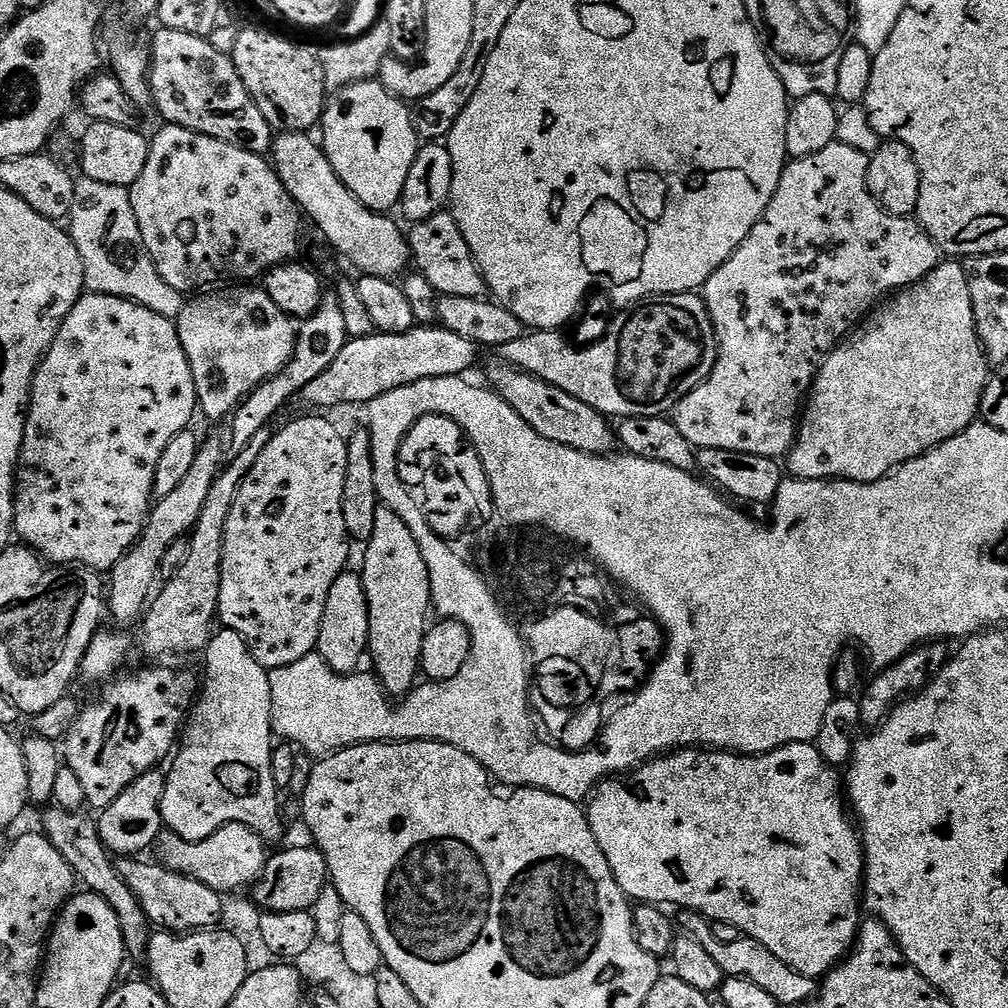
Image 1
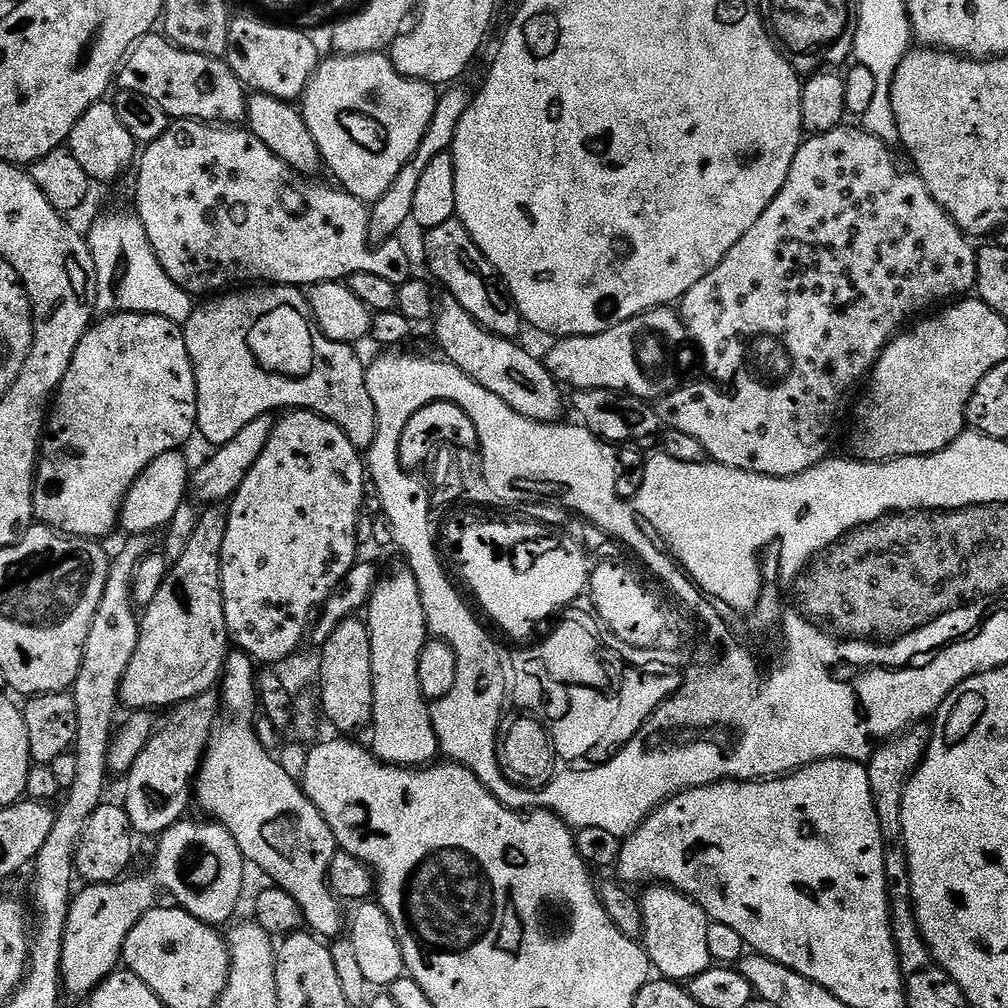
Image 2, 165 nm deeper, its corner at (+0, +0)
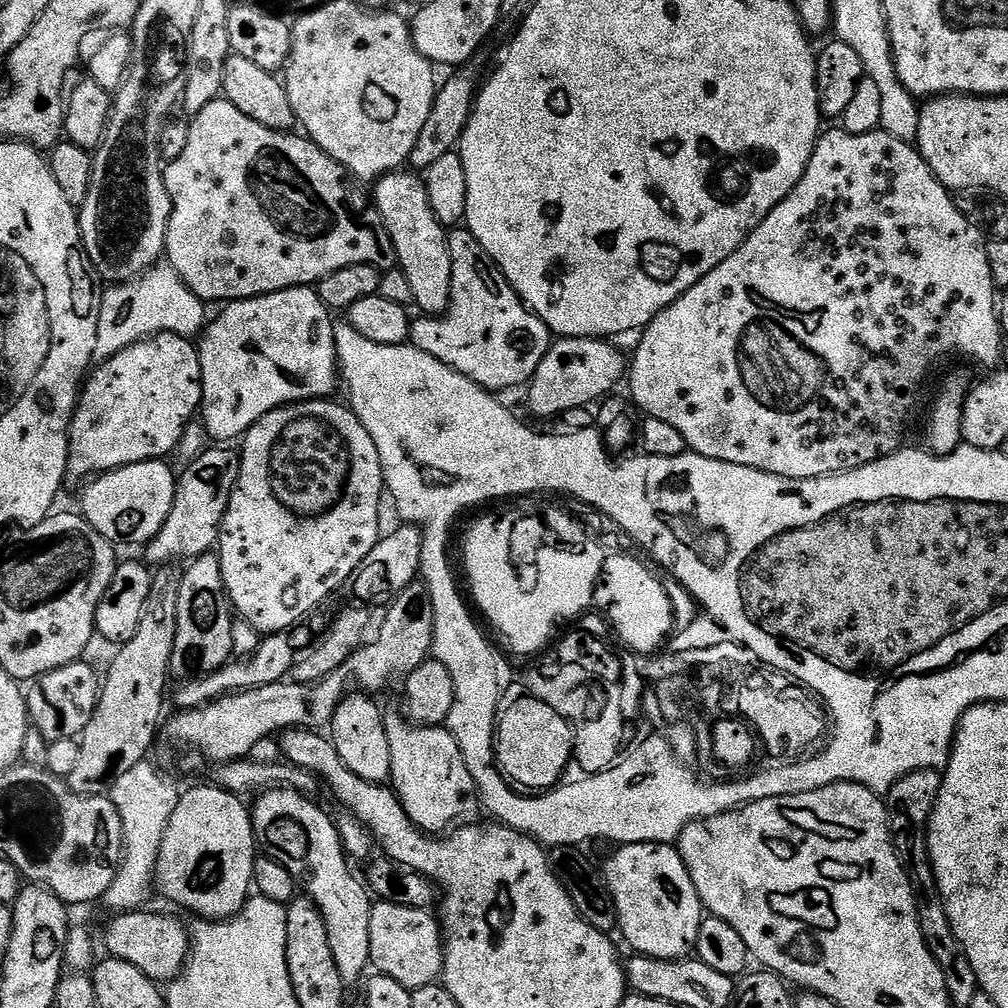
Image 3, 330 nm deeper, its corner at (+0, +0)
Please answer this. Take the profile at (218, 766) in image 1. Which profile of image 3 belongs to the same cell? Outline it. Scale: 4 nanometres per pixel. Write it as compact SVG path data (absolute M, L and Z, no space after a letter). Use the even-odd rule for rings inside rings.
M269 788L268 791L259 793L255 800L256 805L253 803L250 811L259 851L290 870L303 895L312 900L314 906L318 906L326 922L326 938L330 938L330 954L334 954L334 966L338 966L338 974L348 982L352 982L355 976L363 977L370 968L370 914L374 900L367 883L361 877L359 880L348 869L350 861L344 843L340 840L337 821L331 820L312 798L292 788Z

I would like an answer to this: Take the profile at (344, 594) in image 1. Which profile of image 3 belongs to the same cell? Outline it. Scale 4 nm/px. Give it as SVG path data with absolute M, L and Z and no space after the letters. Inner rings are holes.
M350 694L339 704L329 724L330 739L343 764L364 781L387 783L390 779L390 744L387 741L384 712L366 694Z

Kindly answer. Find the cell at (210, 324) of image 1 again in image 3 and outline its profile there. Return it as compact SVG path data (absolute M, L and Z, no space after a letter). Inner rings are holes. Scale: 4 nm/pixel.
M315 287L287 288L249 300L225 303L220 317L198 340L202 366L202 427L216 442L239 441L263 416L285 404L302 400L323 400L338 388L336 324Z

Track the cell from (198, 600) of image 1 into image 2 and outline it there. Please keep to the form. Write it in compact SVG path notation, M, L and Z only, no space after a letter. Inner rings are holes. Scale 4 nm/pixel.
M209 505L201 511L185 553L173 563L157 597L140 618L139 644L120 683L120 703L127 711L172 708L211 691L223 677L230 651L221 592L221 552L228 508Z

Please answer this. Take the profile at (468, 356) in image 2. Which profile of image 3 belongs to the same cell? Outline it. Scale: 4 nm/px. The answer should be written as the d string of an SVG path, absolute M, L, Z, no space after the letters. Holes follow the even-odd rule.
M408 170L389 172L375 181L376 204L374 210L382 218L394 242L396 262L410 282L412 304L420 307L425 317L439 318L448 310L448 289L452 282L452 259L448 249L448 232L434 218L430 198L419 175Z

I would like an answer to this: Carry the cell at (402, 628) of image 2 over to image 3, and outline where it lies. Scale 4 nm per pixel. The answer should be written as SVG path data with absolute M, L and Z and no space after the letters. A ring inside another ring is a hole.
M385 715L385 730L390 744L390 787L406 810L410 822L421 832L444 834L465 822L472 822L478 812L478 793L470 770L466 770L466 758L458 750L458 742L448 733L444 726L419 726L403 715Z

